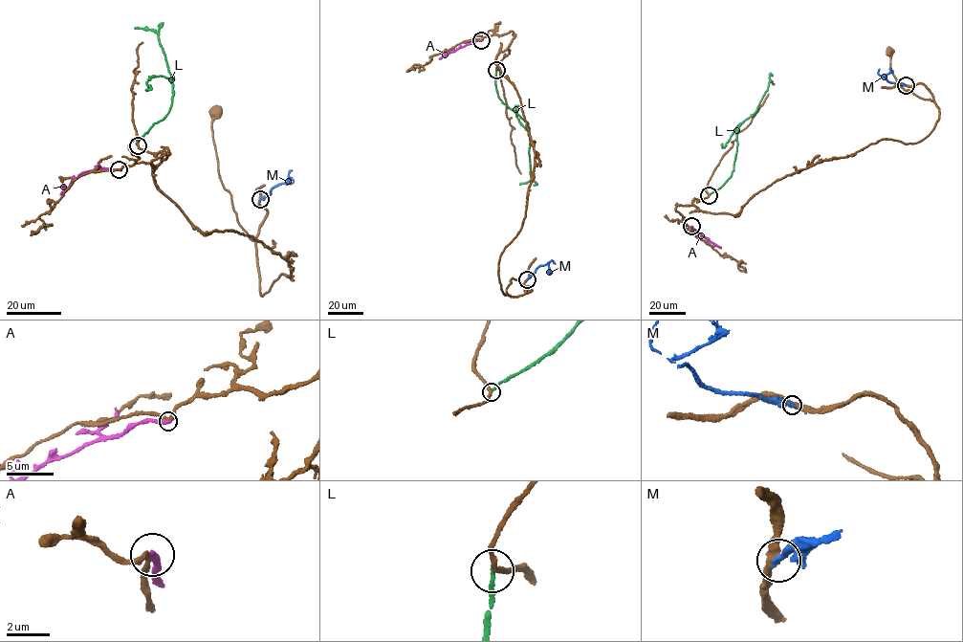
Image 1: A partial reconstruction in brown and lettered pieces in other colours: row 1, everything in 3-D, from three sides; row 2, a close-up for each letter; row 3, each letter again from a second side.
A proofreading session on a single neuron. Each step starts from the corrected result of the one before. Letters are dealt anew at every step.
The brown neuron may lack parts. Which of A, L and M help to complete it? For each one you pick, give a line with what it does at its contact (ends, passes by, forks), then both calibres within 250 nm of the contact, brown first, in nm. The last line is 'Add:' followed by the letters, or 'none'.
Add: none

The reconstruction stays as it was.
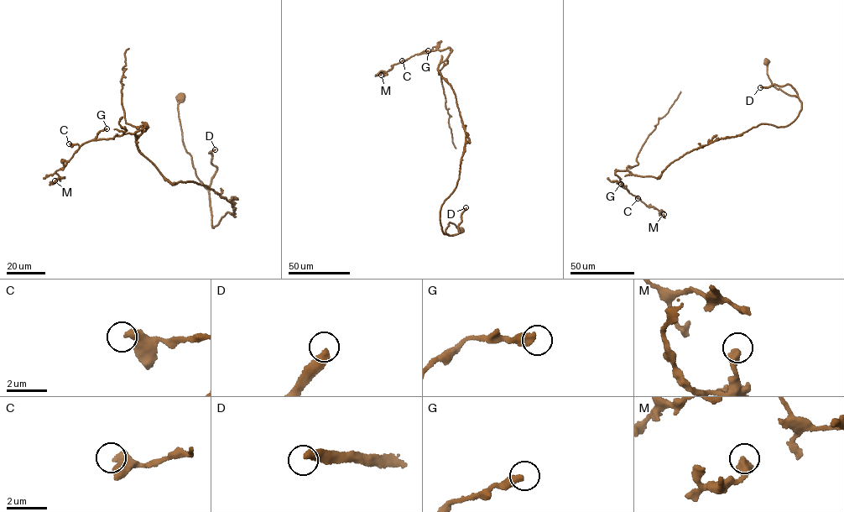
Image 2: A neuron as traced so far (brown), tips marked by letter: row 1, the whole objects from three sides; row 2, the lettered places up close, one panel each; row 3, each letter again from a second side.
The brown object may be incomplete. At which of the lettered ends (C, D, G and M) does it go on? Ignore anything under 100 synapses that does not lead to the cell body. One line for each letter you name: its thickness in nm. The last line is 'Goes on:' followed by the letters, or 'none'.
D: 360 nm
Goes on: D

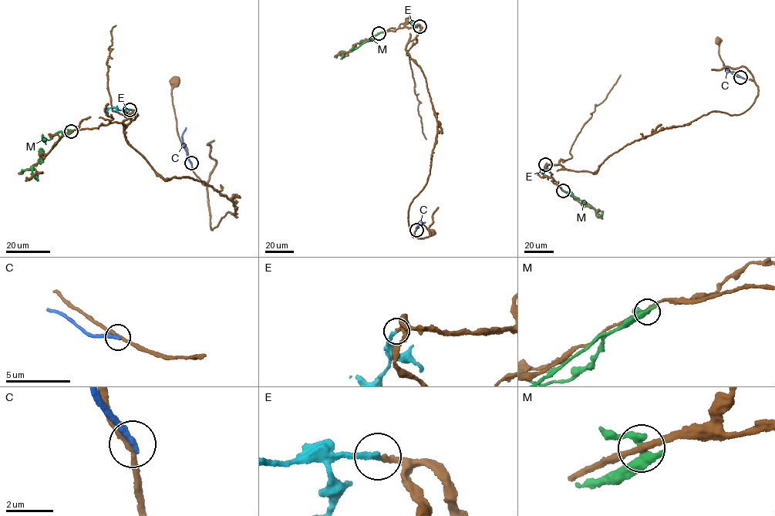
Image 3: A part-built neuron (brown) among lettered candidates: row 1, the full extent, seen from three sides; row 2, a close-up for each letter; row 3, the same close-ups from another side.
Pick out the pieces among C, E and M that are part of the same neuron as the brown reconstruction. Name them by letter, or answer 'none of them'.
E

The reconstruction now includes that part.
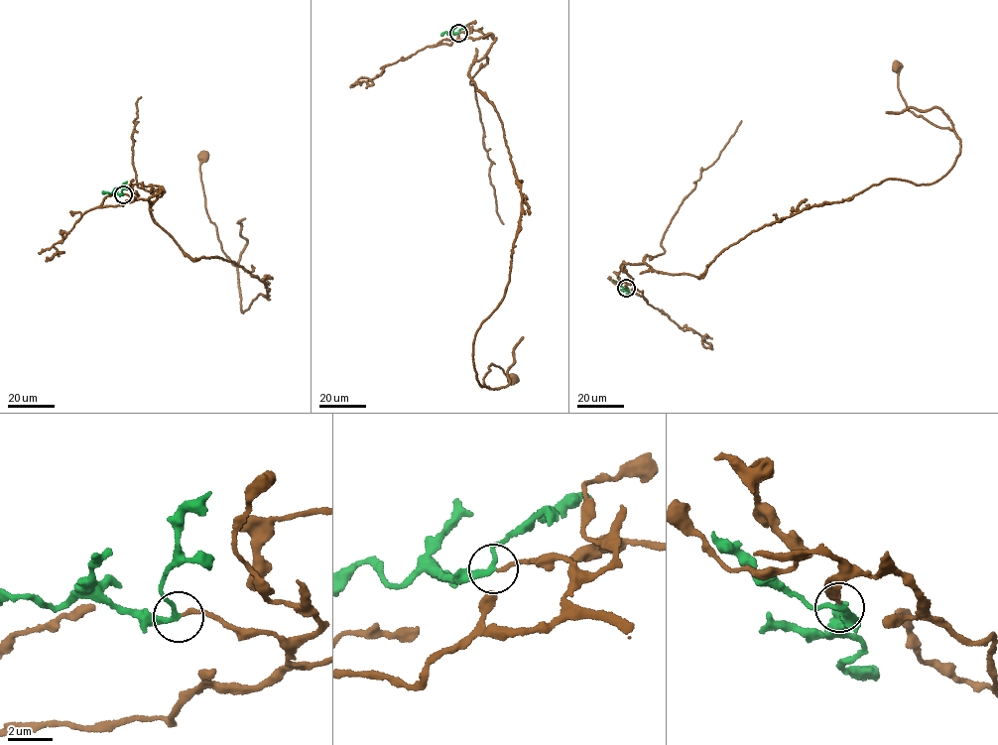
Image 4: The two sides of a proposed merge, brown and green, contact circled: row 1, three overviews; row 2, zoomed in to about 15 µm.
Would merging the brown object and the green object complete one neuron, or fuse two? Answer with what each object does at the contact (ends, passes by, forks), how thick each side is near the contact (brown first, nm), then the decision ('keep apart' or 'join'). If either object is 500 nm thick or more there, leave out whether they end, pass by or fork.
brown ends; green passes by; calibres 190 and 240 nm; join

